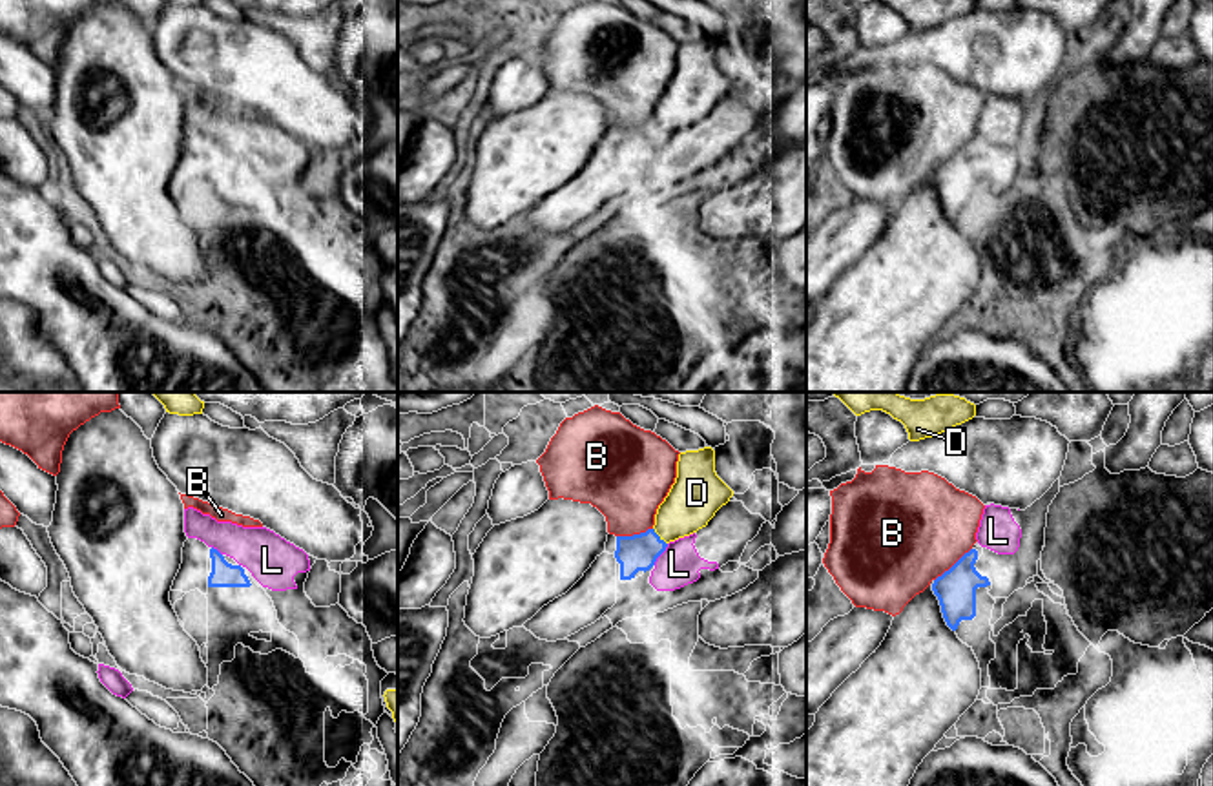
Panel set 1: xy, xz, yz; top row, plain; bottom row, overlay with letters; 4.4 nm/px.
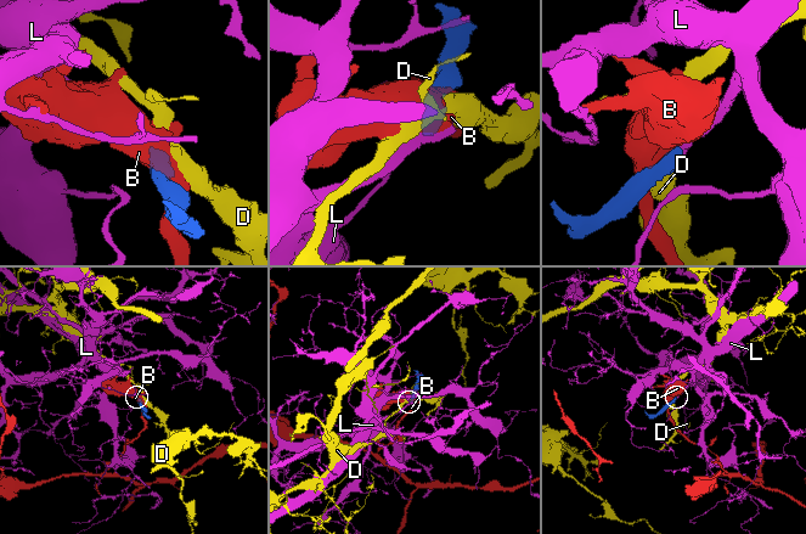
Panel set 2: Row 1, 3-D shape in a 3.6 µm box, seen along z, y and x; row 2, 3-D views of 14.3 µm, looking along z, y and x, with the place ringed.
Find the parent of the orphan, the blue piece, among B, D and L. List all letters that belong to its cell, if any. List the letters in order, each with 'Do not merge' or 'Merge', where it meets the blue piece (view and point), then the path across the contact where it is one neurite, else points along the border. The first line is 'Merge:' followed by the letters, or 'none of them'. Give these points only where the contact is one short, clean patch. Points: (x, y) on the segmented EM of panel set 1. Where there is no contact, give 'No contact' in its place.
Merge: none of them
B: Do not merge. Touches blue at yz (954, 564)
D: Do not merge. Touches blue at xz (659, 537). Boundary: xz (653, 527), (666, 544)
L: Do not merge. Touches blue at xz (661, 553). Boundary: xz (668, 544), (653, 564)

